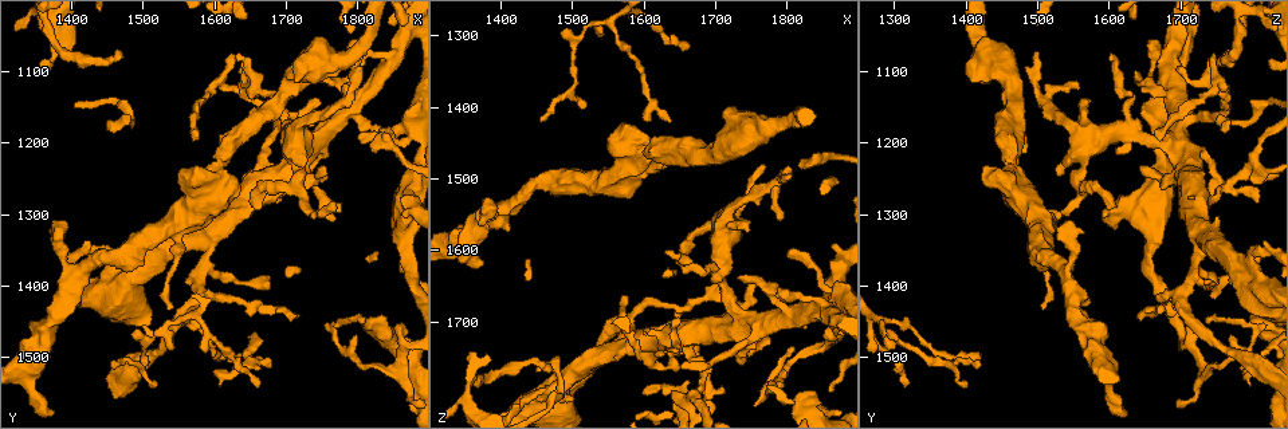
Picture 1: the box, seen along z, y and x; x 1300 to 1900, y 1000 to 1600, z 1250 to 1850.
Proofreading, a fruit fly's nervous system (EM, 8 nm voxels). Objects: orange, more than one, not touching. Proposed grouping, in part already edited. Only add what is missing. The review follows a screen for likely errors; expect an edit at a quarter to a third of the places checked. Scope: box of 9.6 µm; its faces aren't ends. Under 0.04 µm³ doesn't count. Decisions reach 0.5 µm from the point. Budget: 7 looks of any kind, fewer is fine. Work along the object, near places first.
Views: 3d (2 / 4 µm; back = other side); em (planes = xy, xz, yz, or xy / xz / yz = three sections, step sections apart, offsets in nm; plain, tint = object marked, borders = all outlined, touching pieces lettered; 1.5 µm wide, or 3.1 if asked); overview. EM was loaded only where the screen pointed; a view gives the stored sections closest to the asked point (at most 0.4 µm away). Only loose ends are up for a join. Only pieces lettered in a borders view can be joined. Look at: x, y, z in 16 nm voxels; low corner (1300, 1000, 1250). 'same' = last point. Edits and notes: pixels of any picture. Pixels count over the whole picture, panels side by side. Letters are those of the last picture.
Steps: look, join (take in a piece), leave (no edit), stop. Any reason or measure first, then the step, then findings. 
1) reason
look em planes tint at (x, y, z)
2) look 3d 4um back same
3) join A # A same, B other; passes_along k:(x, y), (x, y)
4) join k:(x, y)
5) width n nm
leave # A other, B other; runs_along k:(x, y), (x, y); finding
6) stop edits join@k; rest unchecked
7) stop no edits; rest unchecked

an open end
look em planes borders at (1640, 1495, 1420)

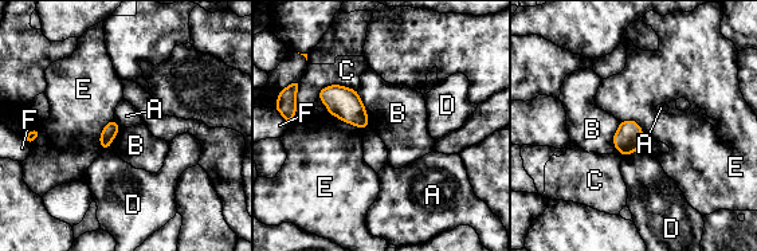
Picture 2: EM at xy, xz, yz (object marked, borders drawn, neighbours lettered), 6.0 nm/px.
leave # A other, B other, C other, D other, E other, F other; border 2:(114, 120), (120, 126); none of them fits

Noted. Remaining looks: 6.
free end
look em yz step 4 tint at (1840, 1445, 1805)

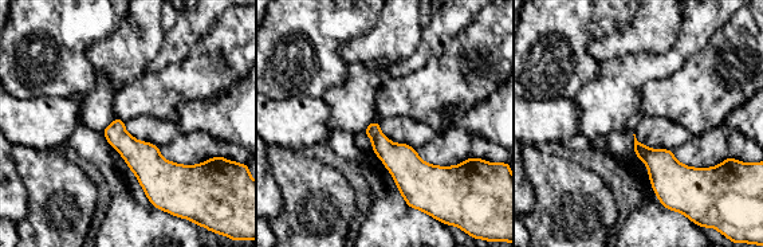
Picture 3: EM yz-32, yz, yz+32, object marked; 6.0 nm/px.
cut it another way
look em planes borders same

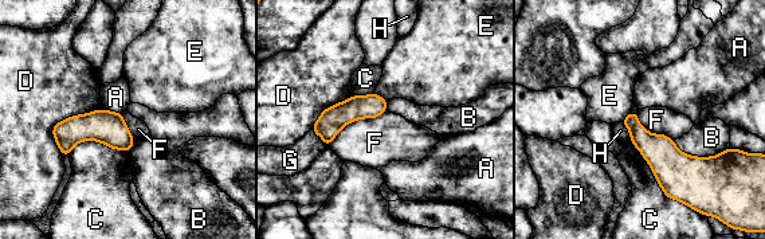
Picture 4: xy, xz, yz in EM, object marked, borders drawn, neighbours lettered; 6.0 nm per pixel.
leave # A other, B other, C other, D other, E other, F other, G other, H other; runs_along 4:(383, 104), (354, 108), (317, 129); no lettered piece goes on from it

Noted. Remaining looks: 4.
stops while still wide
look 3d 4um at (1560, 1300, 1750)

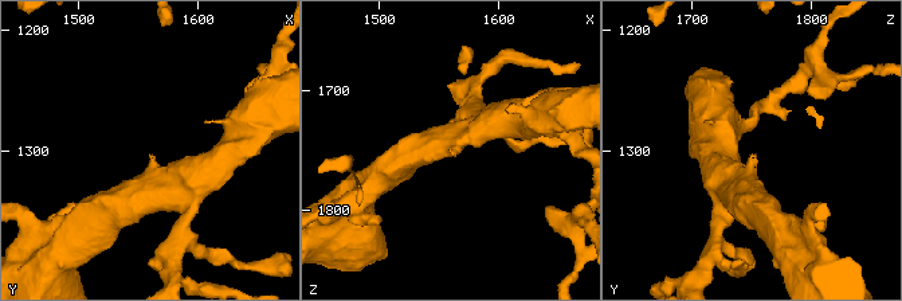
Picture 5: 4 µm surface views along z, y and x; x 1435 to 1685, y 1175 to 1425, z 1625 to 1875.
look em xz step 4 borders at (1558, 1306, 1750)

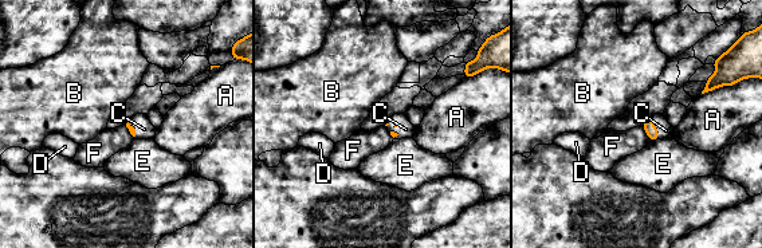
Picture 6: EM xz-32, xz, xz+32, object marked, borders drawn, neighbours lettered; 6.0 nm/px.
look em planes borders same

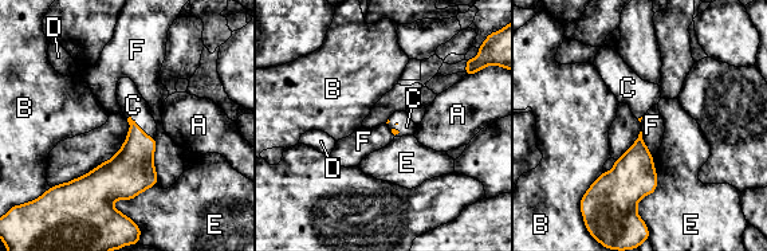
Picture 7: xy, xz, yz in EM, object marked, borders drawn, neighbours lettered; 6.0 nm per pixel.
join C # A other, B other, C same, D other, E other, F other; passes_along 7:(132, 169), (140, 129), (133, 105); it goes on there

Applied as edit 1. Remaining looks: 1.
stop edits join@7; rest unchecked

